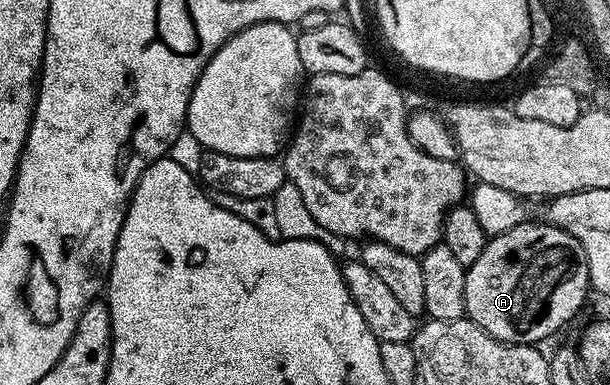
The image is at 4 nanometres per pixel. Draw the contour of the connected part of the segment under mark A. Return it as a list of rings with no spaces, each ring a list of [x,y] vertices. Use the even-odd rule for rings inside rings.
[[[534,223],[491,235],[484,254],[466,269],[466,316],[505,344],[541,345],[581,310],[591,287],[584,246],[552,223]]]

